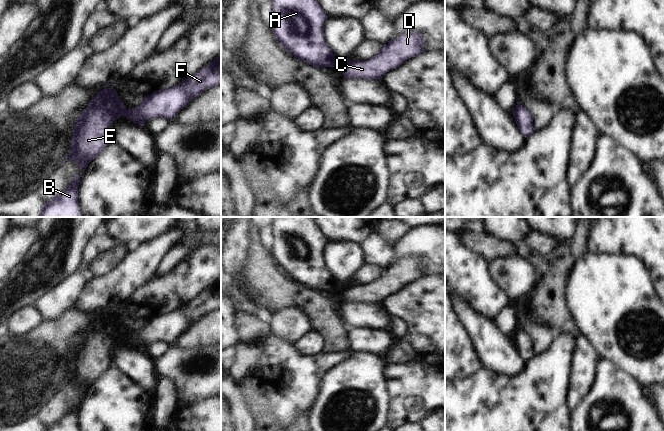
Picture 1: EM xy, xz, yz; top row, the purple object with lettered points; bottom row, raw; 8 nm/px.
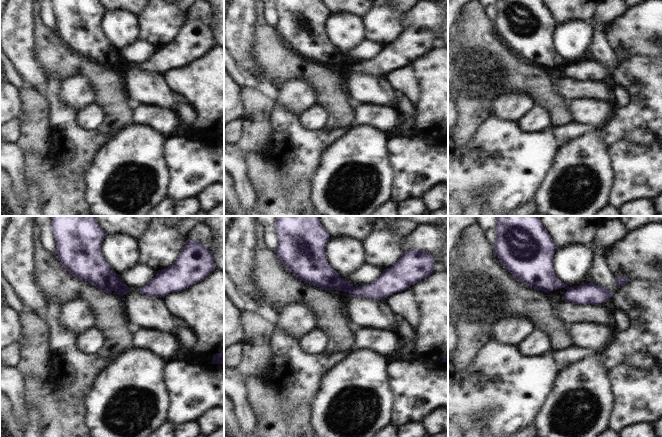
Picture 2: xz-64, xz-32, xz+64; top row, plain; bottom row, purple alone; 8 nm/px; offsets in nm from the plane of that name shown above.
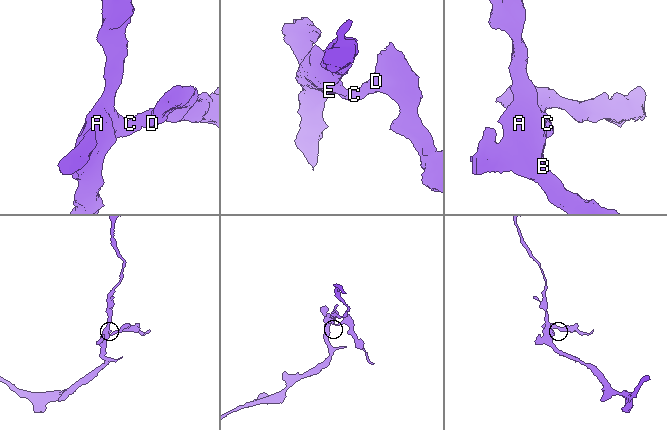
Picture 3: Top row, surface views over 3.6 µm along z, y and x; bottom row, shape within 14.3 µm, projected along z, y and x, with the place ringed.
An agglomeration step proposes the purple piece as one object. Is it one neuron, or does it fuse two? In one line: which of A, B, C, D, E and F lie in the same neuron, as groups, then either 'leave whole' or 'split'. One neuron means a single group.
A B E / C D F | split

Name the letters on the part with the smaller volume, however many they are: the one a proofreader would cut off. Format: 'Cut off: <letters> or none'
Cut off: C, D, F

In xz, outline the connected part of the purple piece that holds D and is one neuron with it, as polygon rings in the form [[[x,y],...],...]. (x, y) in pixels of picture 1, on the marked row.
[[[408,32],[383,45],[380,53],[367,61],[350,61],[344,68],[345,78],[380,79],[404,61],[424,53],[425,40],[419,32]]]

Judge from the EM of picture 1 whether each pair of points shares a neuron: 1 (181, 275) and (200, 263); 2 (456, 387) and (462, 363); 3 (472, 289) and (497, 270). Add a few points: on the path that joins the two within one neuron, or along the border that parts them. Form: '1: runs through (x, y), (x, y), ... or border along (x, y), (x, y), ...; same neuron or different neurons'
1: runs through (186, 275), (195, 268); same neuron
2: border along (479, 368), (474, 373), (455, 380); different neurons
3: border along (486, 261), (491, 278), (505, 292); different neurons

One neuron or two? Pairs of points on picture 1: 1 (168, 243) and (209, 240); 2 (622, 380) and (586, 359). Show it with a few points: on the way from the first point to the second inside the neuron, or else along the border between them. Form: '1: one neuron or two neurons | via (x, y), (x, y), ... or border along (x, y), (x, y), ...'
1: two neurons | border along (183, 232), (180, 239), (161, 260)
2: two neurons | border along (600, 356), (595, 367), (595, 378), (590, 388)

